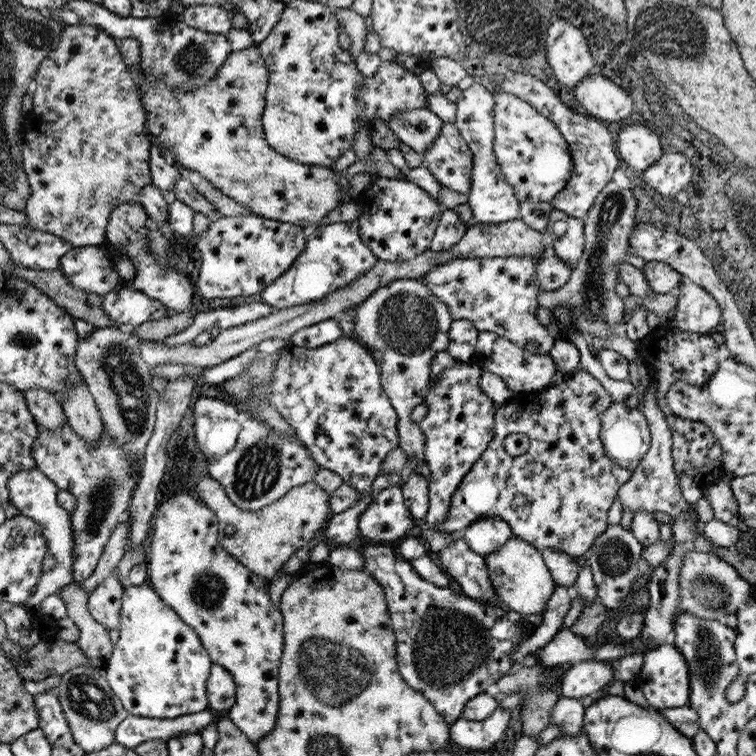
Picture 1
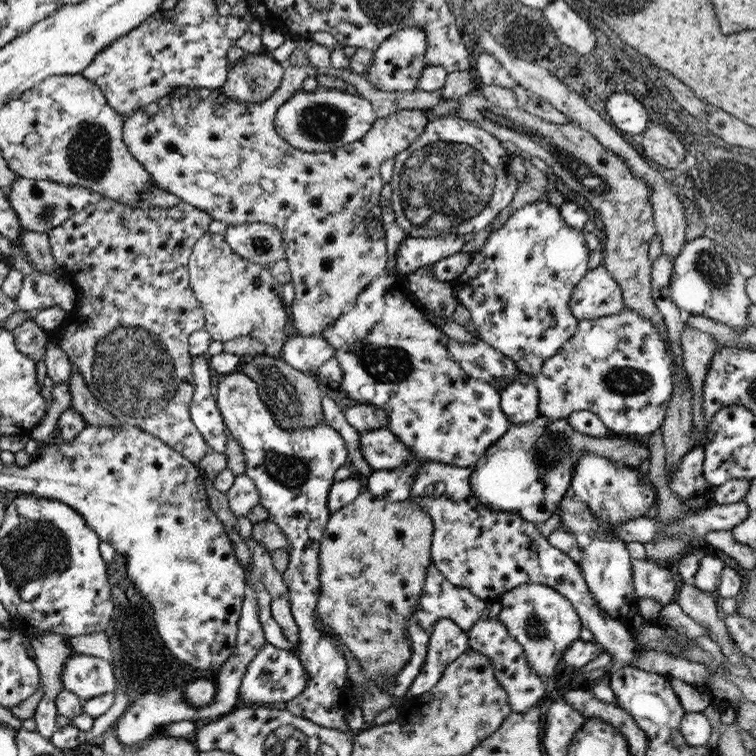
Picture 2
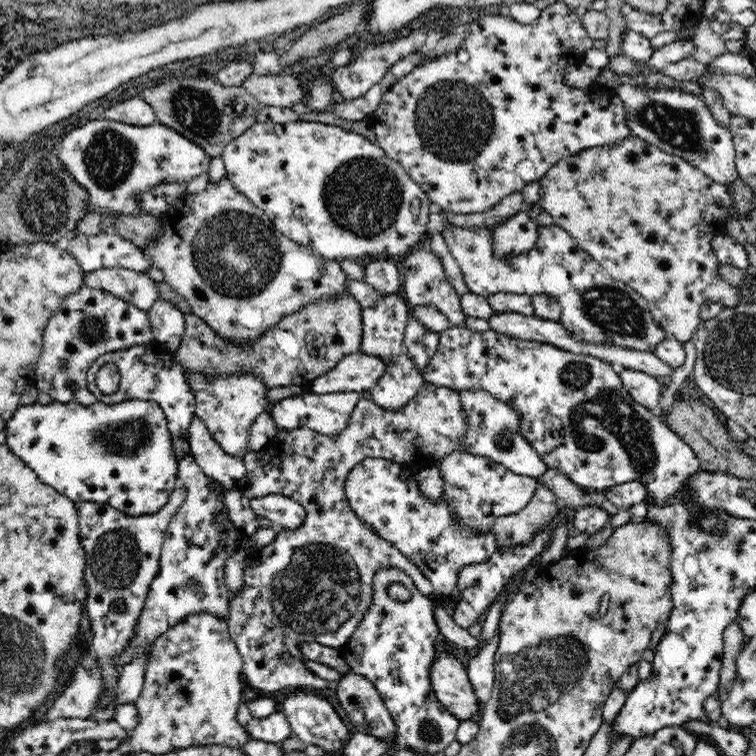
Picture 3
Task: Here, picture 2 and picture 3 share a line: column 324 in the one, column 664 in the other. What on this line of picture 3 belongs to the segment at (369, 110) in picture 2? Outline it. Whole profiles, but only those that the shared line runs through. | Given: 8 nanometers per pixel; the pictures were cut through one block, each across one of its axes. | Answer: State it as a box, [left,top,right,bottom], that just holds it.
[614,86,740,186]

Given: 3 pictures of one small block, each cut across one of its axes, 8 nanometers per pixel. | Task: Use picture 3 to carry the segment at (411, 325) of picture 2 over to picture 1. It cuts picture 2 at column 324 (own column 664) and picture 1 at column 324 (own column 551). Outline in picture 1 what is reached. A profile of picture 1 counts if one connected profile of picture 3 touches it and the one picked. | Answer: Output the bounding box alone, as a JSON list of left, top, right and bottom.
[261,222,377,310]

